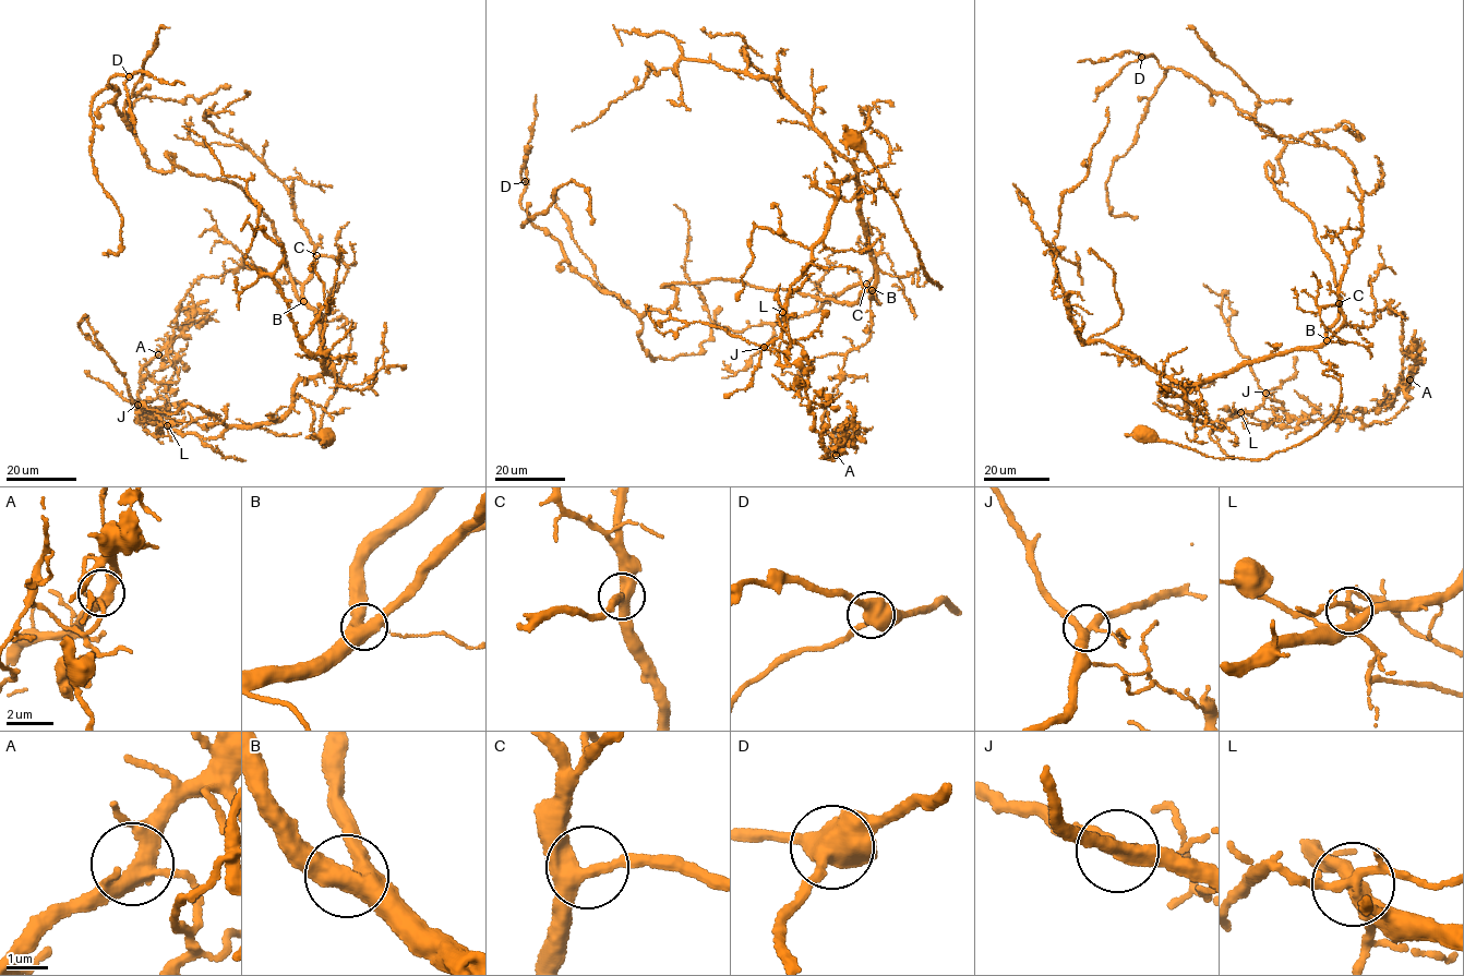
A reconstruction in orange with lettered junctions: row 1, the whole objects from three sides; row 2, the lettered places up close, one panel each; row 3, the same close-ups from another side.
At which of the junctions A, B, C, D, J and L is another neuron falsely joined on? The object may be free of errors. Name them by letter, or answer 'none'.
L

